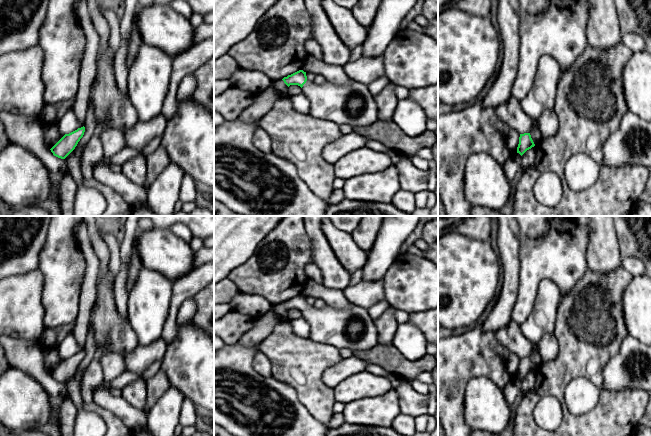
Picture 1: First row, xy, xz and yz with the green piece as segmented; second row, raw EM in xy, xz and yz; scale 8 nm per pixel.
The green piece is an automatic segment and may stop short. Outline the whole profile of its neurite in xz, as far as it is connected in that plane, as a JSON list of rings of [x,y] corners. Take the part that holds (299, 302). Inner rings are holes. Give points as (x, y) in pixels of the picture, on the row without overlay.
[[[299,294],[282,303],[289,311],[298,309],[309,323],[309,338],[338,349],[369,351],[378,344],[378,331],[367,309],[356,304],[346,308],[308,305],[306,296]]]

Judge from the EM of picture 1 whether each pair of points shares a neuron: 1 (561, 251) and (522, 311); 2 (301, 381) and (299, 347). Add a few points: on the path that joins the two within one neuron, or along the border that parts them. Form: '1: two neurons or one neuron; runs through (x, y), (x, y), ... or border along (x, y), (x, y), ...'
1: one neuron; runs through (546, 266), (528, 284), (526, 296)
2: one neuron; runs through (301, 373), (299, 355)

